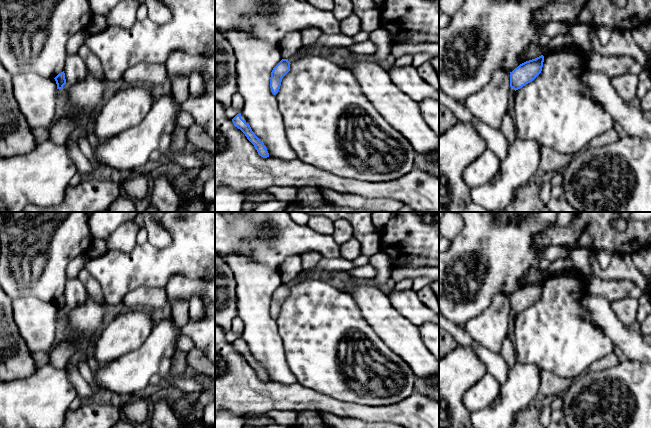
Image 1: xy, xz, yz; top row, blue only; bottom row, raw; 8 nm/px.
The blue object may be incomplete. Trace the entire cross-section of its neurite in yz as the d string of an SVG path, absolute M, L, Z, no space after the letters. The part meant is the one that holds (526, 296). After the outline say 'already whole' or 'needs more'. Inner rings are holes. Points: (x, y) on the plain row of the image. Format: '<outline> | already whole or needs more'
M544 280L520 288L510 296L510 311L515 315L532 306L542 295Z | already whole

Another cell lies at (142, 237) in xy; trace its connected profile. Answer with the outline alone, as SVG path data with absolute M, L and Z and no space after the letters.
M142 226L137 234L136 243L144 244L148 241L148 232L144 226Z

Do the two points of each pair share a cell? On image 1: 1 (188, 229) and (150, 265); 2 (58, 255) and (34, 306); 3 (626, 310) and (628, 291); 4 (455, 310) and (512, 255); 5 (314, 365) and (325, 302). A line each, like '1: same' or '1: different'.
1: same
2: different
3: different
4: same
5: same

